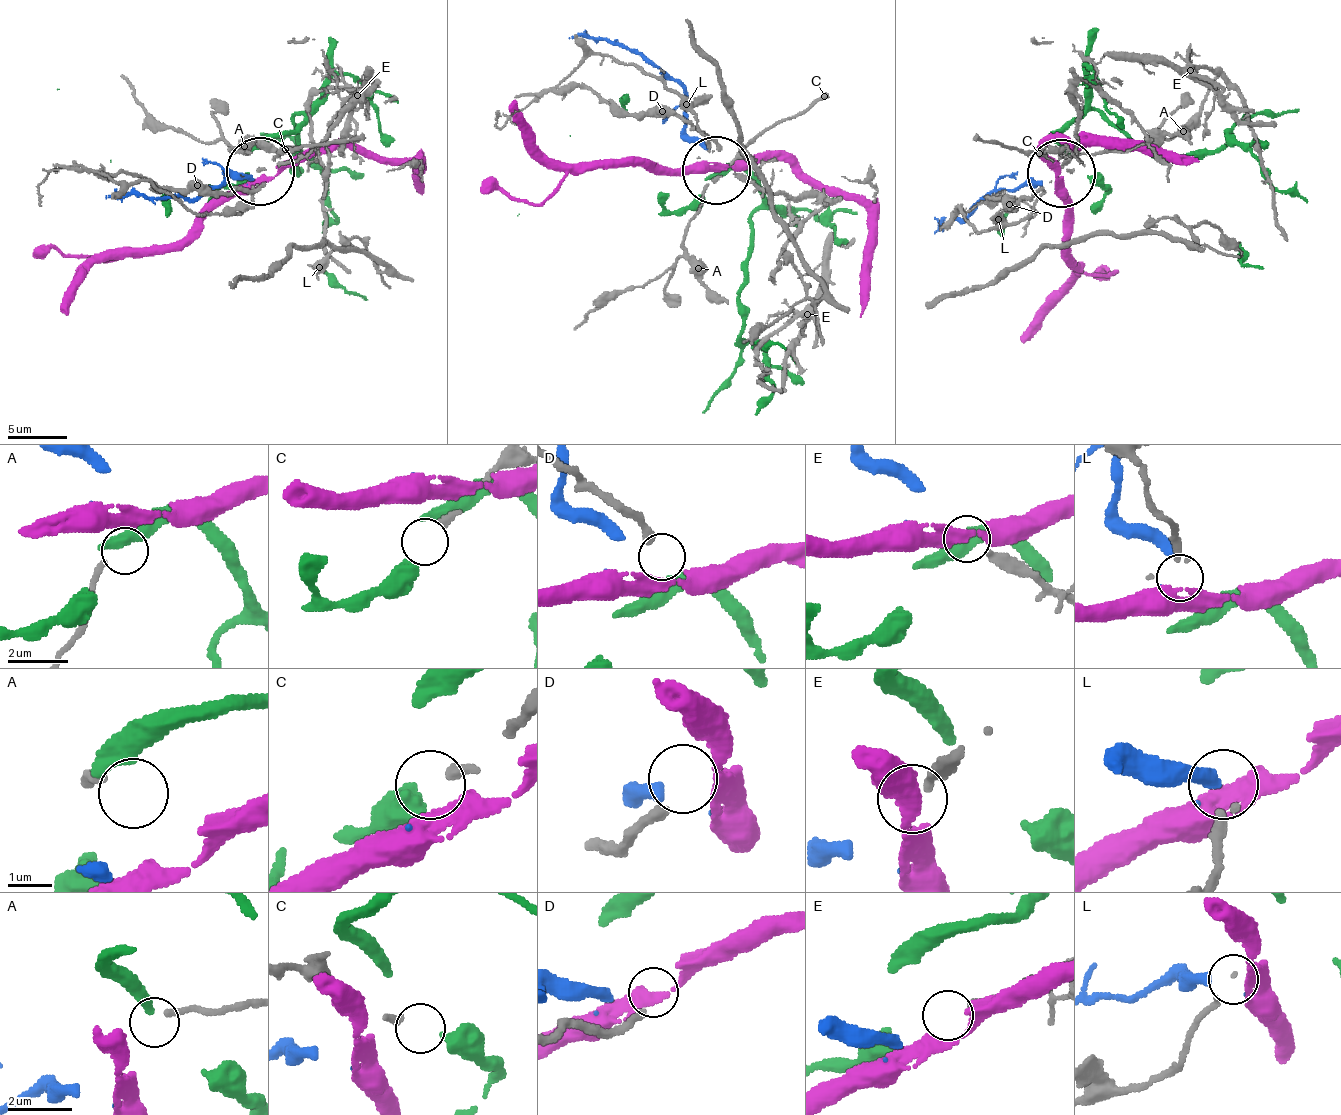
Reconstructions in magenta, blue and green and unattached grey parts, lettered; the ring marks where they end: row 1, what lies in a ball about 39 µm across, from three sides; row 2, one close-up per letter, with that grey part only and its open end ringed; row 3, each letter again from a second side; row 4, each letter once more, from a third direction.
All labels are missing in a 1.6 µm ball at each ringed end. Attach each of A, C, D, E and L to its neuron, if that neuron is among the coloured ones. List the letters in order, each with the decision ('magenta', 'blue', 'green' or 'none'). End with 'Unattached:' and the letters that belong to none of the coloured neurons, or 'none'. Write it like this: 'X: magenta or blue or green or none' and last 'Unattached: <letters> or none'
A: none
C: green
D: none
E: none
L: none
Unattached: A, D, E, L

